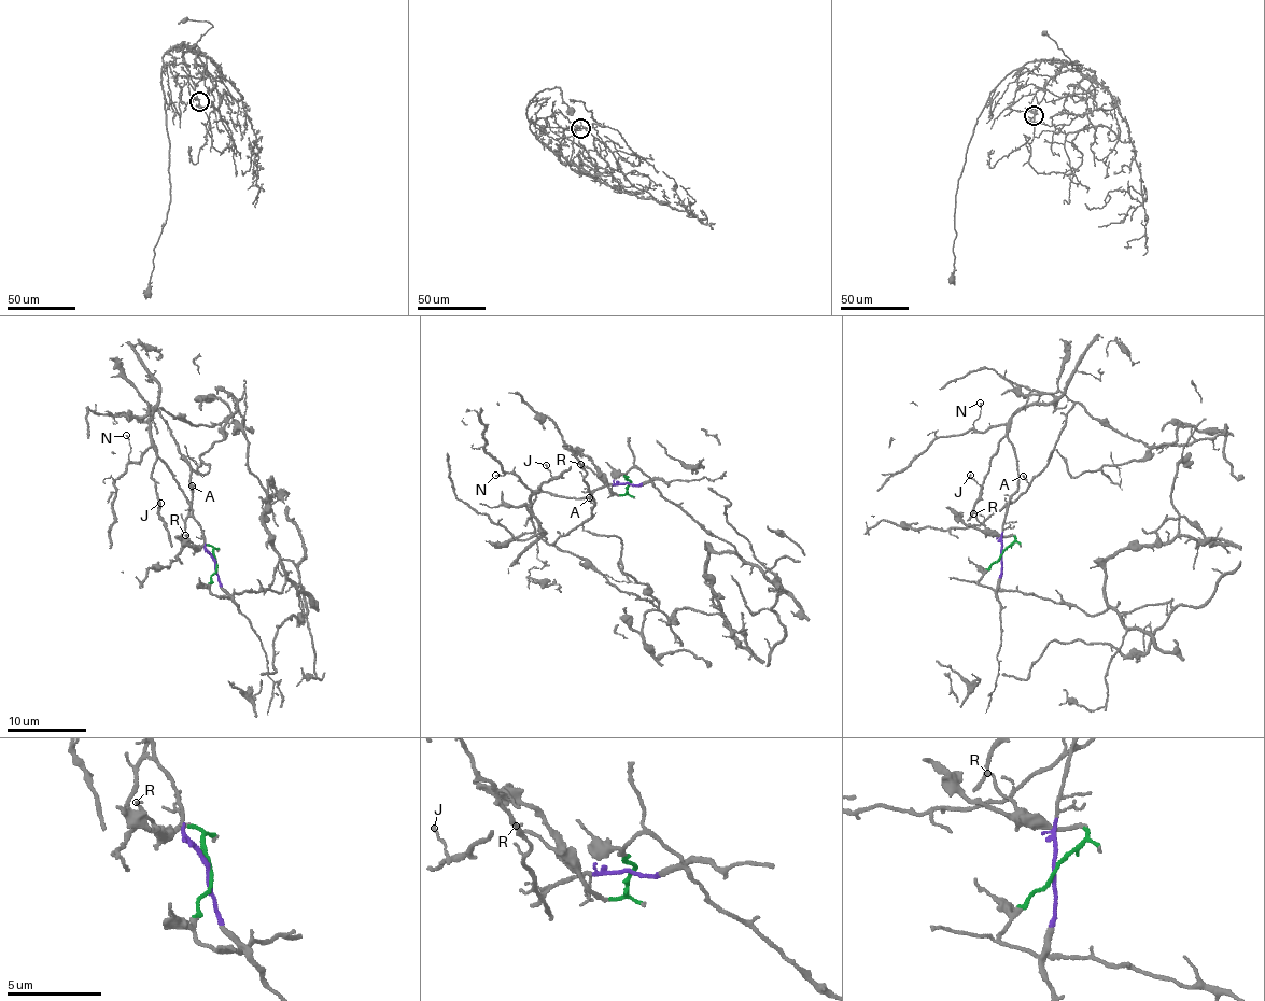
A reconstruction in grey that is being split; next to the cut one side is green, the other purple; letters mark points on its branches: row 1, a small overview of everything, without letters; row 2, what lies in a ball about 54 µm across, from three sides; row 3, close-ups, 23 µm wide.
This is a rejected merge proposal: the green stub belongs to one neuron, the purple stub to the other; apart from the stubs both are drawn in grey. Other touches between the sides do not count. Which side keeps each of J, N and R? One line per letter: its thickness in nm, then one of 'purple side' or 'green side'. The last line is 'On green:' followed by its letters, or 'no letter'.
J: 100 nm thick; purple side
N: 100 nm thick; purple side
R: 110 nm thick; green side
On green: R

